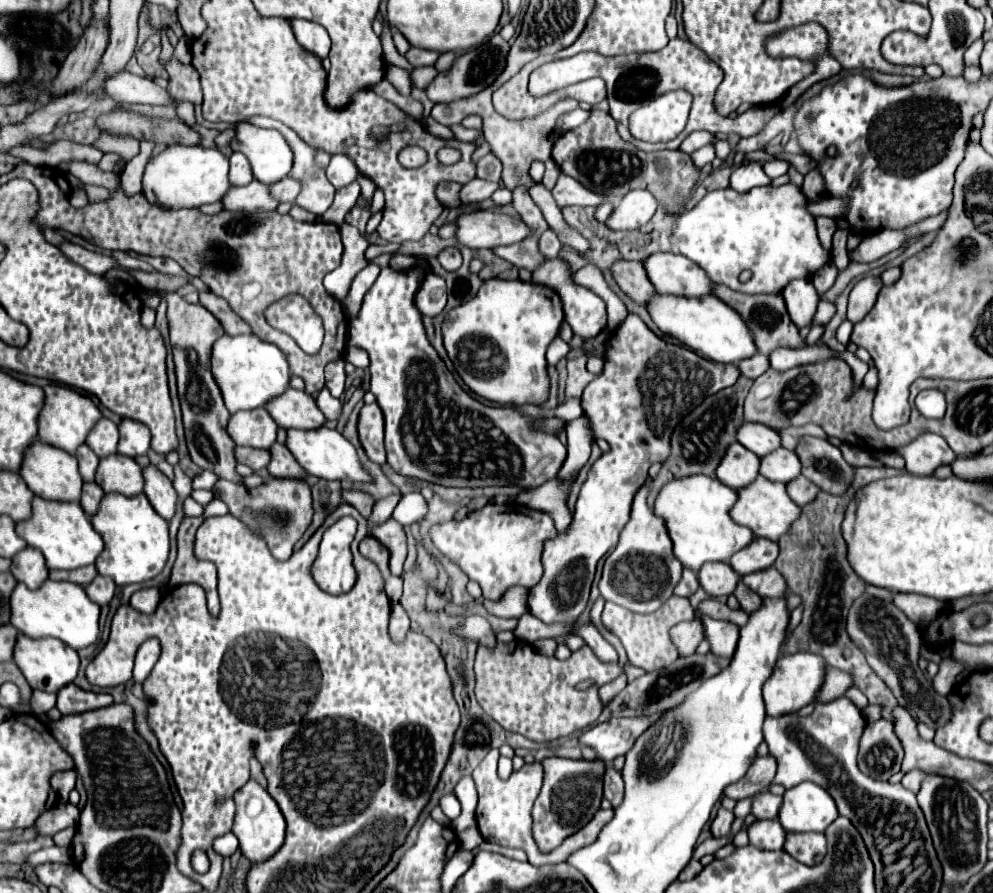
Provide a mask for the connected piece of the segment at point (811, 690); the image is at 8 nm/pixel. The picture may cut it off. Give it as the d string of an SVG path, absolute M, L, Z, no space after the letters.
M798 652L790 656L780 656L776 668L772 670L772 678L764 682L762 696L766 704L766 716L784 716L784 712L796 712L802 706L810 704L816 698L824 682L824 658L812 652Z

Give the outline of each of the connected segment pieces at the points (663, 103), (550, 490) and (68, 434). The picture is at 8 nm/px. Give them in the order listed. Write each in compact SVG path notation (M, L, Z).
M687 91L658 96L630 116L630 134L644 142L668 142L684 130L691 104L692 95Z
M572 476L570 480L560 480L560 478L548 480L546 484L542 484L536 490L520 492L516 496L516 502L524 504L528 508L534 508L534 510L548 512L552 516L558 532L564 532L570 524L570 512L568 512L566 500L568 500L568 492L570 492L574 478L576 476Z
M48 384L48 386L44 386L44 408L40 410L38 438L50 446L56 446L56 448L62 448L62 450L74 454L76 448L86 442L88 432L100 418L102 418L100 410L88 396L84 396L72 388L66 388L66 386Z

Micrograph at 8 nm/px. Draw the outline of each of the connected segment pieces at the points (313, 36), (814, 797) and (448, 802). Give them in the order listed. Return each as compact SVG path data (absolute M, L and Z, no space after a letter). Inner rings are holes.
M290 20L290 24L292 24L296 40L302 44L302 48L316 54L318 58L328 56L330 36L322 26L314 24L314 22L304 22L304 20Z
M812 782L784 792L778 820L786 832L824 832L838 818L836 802Z
M454 794L444 796L444 798L440 800L440 808L442 808L442 812L444 812L450 820L458 818L458 814L460 814L460 802L458 802L458 798L456 798Z

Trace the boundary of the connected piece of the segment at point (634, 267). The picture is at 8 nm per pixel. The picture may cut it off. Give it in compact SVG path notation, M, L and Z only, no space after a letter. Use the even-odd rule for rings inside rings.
M618 260L612 268L612 278L620 286L620 290L632 298L638 304L646 304L654 294L654 286L646 276L646 270L640 262L630 262L630 260Z

